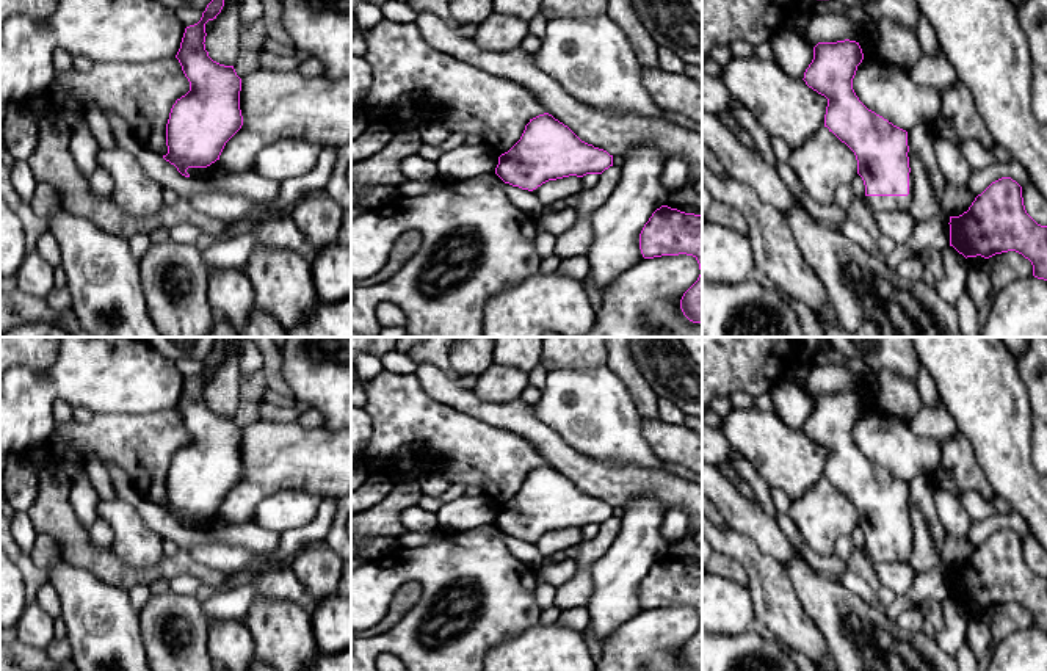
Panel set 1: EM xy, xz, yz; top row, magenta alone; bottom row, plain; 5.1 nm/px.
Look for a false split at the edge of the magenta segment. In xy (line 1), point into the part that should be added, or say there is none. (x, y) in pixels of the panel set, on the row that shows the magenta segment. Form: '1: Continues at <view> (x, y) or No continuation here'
1: No continuation here

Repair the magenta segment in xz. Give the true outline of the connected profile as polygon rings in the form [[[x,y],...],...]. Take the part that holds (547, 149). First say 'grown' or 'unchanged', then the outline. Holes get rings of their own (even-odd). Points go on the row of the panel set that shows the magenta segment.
unchanged; [[[539,114],[525,125],[520,140],[498,157],[495,174],[513,187],[533,191],[549,180],[569,176],[602,174],[613,166],[613,155],[581,141],[567,125],[552,114]]]

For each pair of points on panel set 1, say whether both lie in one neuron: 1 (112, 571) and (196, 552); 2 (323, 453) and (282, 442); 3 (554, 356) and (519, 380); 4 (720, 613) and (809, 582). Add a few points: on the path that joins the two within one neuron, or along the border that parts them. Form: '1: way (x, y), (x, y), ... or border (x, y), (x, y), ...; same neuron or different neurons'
1: border (187, 552), (198, 562), (221, 571); different neurons
2: way (314, 453), (292, 452); same neuron
3: border (489, 366), (513, 366), (527, 375); different neurons
4: border (746, 587), (756, 618); different neurons

